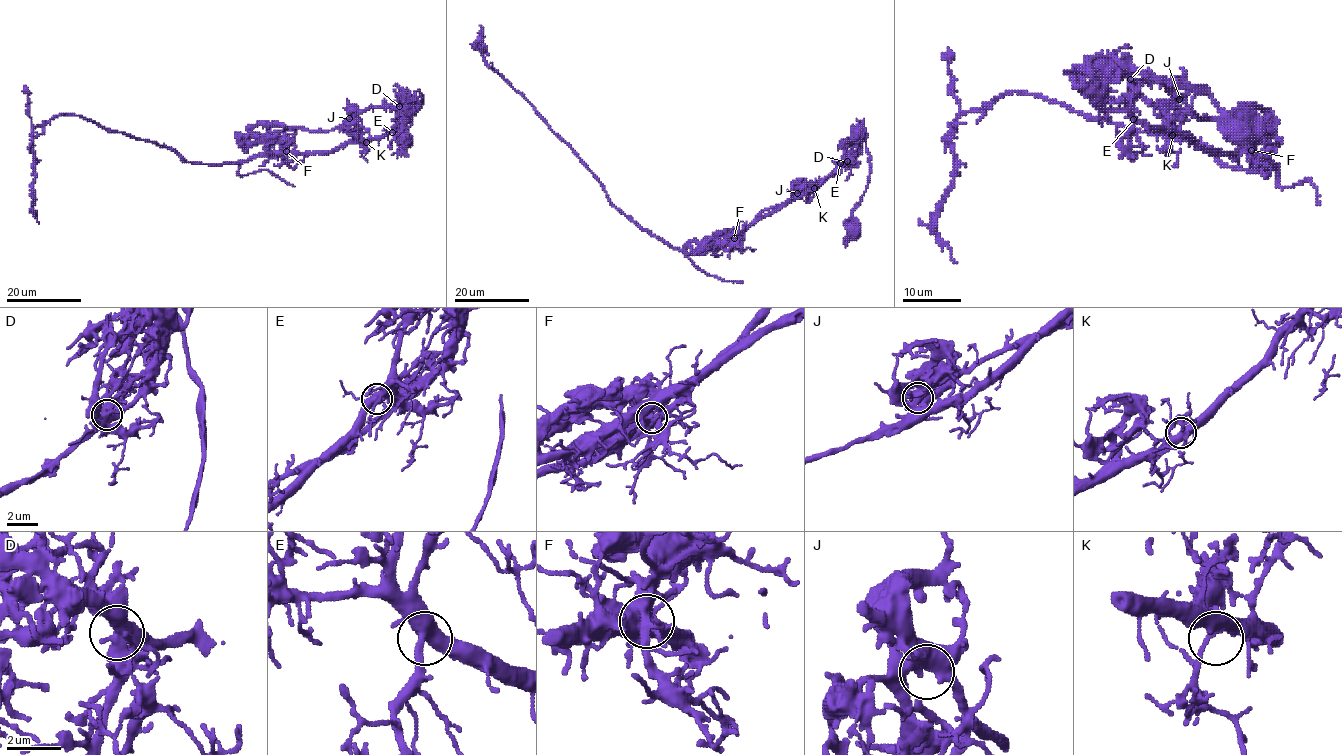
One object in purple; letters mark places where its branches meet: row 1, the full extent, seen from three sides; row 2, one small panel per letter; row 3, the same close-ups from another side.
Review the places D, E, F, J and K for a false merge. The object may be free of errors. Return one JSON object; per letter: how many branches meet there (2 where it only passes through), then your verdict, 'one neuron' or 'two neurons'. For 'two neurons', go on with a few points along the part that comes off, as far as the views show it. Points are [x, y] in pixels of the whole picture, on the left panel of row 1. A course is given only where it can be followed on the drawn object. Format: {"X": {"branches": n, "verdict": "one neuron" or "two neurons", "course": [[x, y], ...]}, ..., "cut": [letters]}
{"D": {"branches": 5, "verdict": "two neurons", "course": [[398, 105], [397, 124], [384, 135], [328, 151], [203, 164], [59, 114], [33, 132], [38, 224]]}, "E": {"branches": 4, "verdict": "one neuron"}, "F": {"branches": 6, "verdict": "one neuron"}, "J": {"branches": 4, "verdict": "one neuron"}, "K": {"branches": 4, "verdict": "one neuron"}, "cut": ["D"]}

